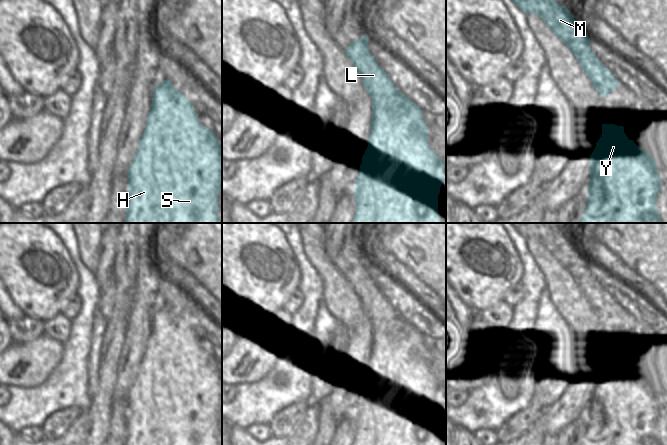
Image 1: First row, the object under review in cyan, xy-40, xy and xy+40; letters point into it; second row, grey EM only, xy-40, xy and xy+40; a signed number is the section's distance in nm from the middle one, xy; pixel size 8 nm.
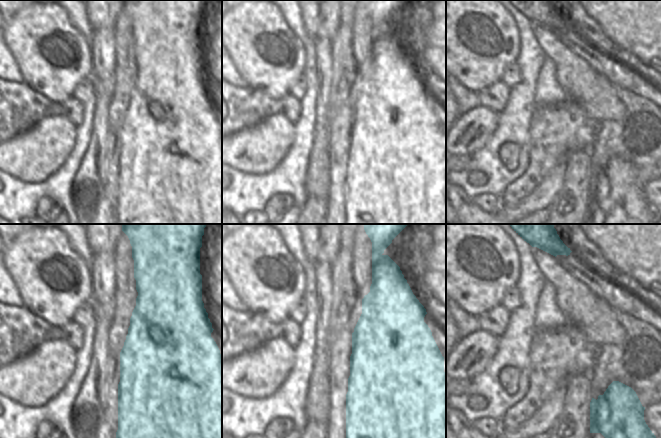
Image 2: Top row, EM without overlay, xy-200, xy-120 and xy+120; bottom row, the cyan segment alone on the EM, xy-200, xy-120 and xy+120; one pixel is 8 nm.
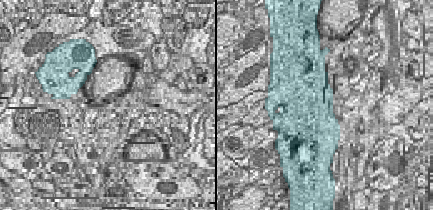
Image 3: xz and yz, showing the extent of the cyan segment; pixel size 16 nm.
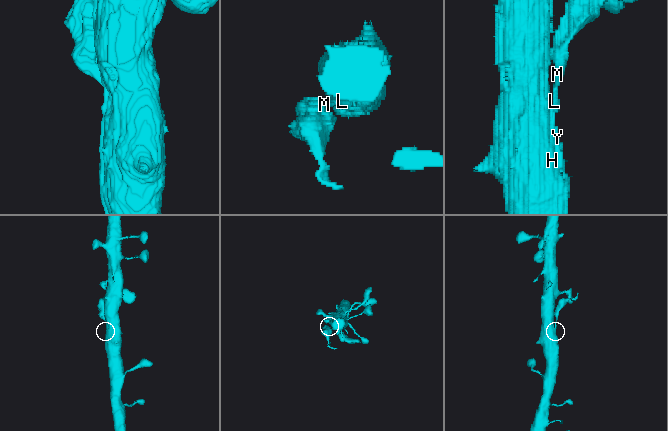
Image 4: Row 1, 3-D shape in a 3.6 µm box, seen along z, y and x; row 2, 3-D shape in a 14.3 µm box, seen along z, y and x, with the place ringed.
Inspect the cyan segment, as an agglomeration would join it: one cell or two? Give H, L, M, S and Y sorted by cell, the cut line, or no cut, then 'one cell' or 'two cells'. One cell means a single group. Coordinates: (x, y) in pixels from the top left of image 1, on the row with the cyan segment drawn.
groups H S Y / L M; cut xy (399, 91), (388, 111), (372, 116); two cells

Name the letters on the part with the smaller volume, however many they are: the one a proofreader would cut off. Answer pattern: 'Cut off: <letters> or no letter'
Cut off: L, M

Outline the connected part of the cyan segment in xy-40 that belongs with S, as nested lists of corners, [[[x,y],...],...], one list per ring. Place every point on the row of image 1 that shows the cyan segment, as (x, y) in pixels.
[[[164,80],[154,90],[152,105],[146,127],[140,139],[136,155],[128,169],[128,195],[126,197],[126,223],[220,223],[218,219],[218,193],[222,186],[222,148],[214,130],[209,130],[198,121],[198,114],[190,100],[172,87],[171,80]]]

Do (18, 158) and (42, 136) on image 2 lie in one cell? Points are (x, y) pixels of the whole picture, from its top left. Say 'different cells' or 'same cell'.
same cell

